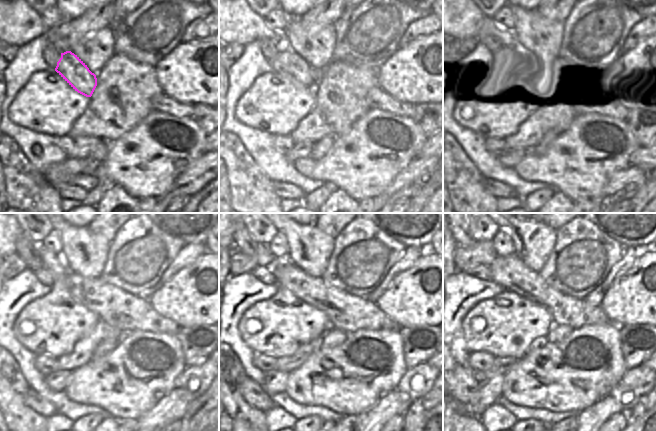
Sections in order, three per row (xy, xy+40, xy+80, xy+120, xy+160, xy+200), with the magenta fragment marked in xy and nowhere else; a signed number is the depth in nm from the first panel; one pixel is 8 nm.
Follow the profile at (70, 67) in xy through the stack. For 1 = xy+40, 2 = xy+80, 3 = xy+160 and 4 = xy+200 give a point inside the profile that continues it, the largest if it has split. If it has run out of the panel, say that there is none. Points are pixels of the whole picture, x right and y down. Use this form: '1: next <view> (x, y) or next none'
1: next xy+40 (290, 62)
2: next xy+80 (510, 58)
3: next xy+160 (264, 274)
4: next xy+200 (482, 272)

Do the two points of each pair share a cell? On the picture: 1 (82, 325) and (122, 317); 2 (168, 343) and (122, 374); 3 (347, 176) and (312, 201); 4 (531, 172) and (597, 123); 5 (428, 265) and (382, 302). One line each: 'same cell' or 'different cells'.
1: different cells
2: same cell
3: different cells
4: same cell
5: same cell

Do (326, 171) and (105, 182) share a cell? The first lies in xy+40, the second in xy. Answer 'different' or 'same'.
different

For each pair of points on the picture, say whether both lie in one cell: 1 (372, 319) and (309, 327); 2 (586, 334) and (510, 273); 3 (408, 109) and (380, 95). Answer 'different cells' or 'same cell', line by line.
1: different cells
2: different cells
3: same cell

